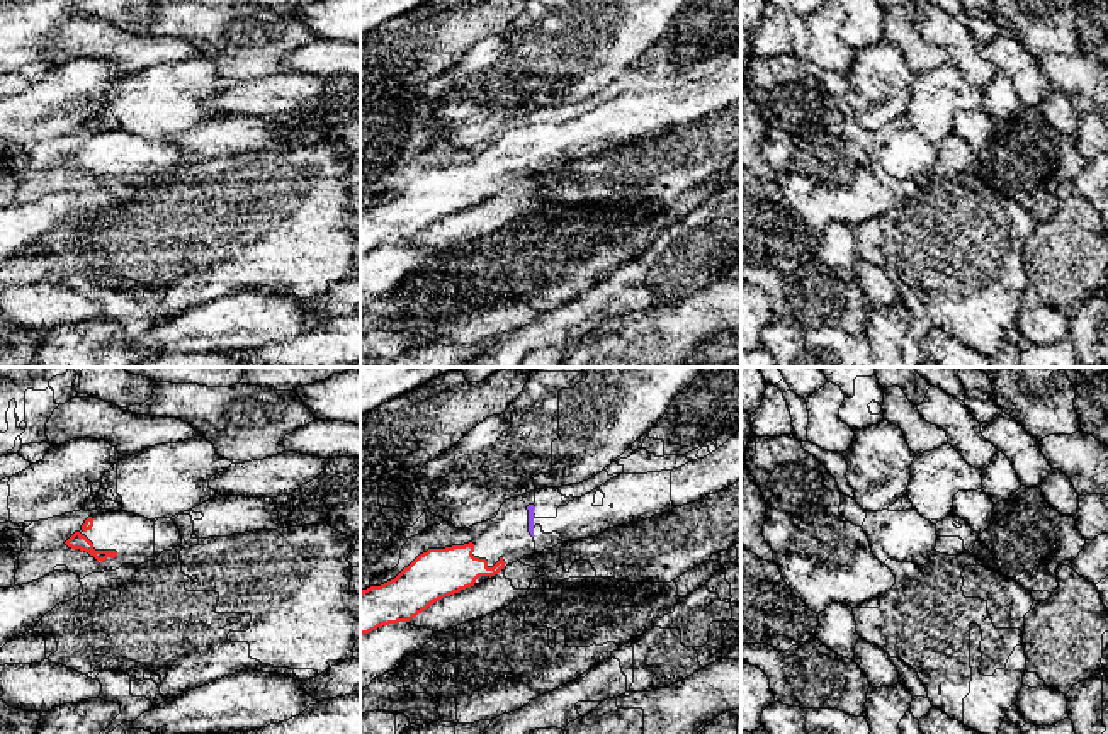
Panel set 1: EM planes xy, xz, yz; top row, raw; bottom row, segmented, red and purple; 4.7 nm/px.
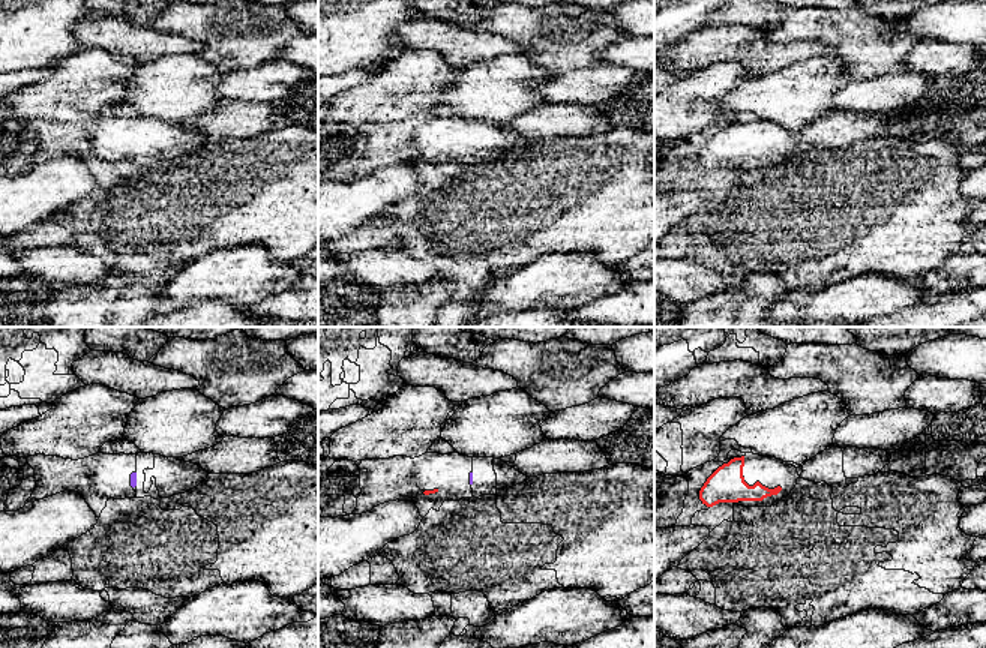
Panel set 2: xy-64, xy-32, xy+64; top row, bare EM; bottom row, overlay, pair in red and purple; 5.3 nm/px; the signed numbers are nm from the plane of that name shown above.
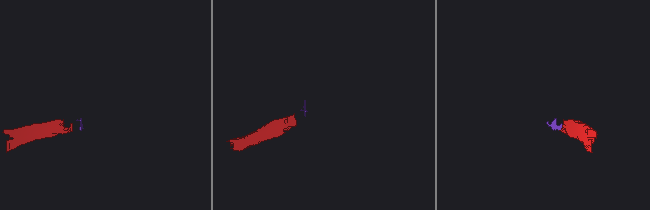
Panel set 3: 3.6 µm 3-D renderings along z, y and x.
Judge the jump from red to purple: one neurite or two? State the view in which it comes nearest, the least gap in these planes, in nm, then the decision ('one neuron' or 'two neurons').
xz | 180 nm | one neuron

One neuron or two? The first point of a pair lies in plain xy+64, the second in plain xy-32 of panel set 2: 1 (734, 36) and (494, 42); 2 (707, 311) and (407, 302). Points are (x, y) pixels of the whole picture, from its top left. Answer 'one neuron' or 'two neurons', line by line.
1: one neuron
2: one neuron

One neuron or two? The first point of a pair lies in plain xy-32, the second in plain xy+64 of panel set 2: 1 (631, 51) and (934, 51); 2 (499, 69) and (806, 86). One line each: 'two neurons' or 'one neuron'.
1: one neuron
2: one neuron

